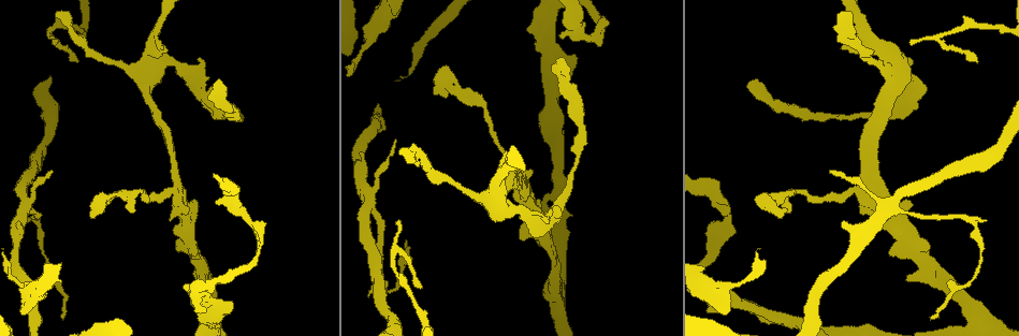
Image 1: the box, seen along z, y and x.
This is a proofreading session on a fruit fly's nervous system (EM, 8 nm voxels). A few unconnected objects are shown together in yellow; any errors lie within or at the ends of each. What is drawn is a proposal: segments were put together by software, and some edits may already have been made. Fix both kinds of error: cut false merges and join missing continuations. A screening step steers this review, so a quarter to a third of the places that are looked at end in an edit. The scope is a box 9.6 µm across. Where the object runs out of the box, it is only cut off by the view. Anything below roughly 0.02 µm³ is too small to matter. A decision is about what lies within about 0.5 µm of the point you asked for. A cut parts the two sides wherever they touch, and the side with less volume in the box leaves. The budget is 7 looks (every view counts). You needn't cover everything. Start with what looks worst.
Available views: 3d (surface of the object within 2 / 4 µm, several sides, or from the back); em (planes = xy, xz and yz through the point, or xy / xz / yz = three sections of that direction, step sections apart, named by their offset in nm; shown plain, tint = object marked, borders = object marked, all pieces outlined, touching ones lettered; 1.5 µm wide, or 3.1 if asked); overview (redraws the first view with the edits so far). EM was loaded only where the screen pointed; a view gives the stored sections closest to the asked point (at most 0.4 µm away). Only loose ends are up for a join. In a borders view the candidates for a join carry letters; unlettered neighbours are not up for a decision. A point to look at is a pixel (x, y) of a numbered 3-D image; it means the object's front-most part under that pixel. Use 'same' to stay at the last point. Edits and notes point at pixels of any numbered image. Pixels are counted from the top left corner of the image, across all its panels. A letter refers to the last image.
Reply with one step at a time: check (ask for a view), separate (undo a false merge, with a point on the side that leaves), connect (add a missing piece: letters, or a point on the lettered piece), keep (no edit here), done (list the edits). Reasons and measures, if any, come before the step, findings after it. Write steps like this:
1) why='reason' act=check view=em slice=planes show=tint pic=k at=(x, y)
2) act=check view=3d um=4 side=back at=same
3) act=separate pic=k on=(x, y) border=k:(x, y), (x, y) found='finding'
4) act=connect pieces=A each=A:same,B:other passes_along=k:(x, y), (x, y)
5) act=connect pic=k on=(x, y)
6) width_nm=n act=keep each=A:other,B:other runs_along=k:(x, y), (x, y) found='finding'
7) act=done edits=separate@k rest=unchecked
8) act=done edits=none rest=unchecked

why='an open end' act=check view=em slice=planes show=borders pic=1 at=(20, 308)

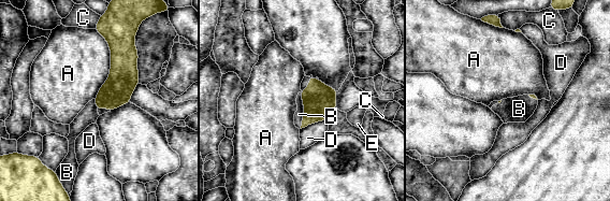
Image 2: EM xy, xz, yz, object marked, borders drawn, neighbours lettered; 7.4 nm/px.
act=connect pieces=B each=A:other,B:same,C:other,D:other,E:other passes_along=2:(319, 101), (304, 110), (299, 114) found='it goes on there'

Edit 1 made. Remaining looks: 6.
act=check view=overview

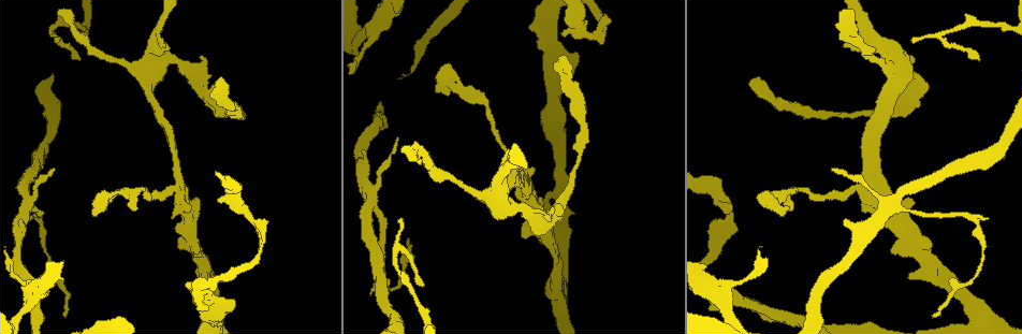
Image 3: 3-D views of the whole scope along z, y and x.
act=check view=3d um=4 pic=3 at=(845, 45)

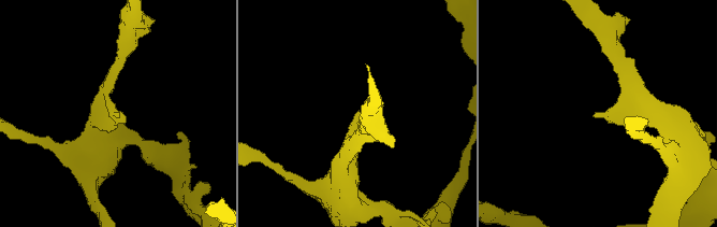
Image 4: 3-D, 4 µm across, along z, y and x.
why='need the tissue' act=check view=em slice=yz step=4 show=plain pic=4 at=(358, 113)

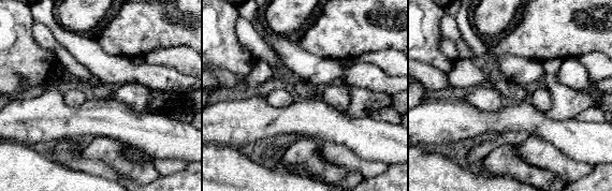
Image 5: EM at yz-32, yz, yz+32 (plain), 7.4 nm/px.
why='see the neighbours' act=check view=em slice=yz step=4 show=borders at=same

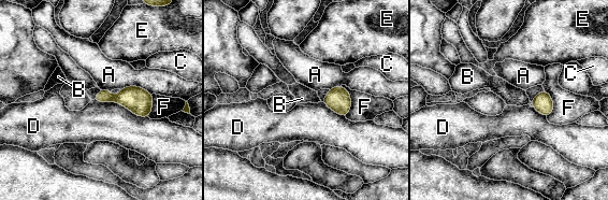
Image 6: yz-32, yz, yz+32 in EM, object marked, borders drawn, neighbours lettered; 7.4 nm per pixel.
longest_contact=D:440nm act=connect pieces=B each=A:other,B:same,C:other,D:other,E:other,F:other passes_along=6:(129, 97), (96, 95), (91, 93) found='the cell continues'

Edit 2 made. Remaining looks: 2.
why='three-way junction' act=check view=em slice=planes show=borders pic=3 at=(186, 67)

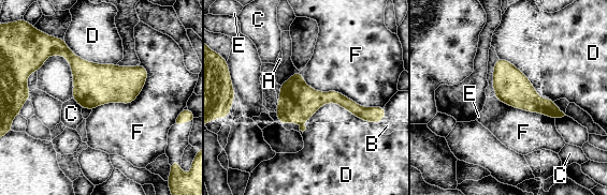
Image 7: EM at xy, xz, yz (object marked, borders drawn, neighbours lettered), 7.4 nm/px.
width_nm=260 act=keep each=A:other,B:other,C:other,D:other,E:other,F:other found='continuous, no second cell'

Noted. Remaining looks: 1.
act=done edits=connect@2,connect@6 rest=unchecked

